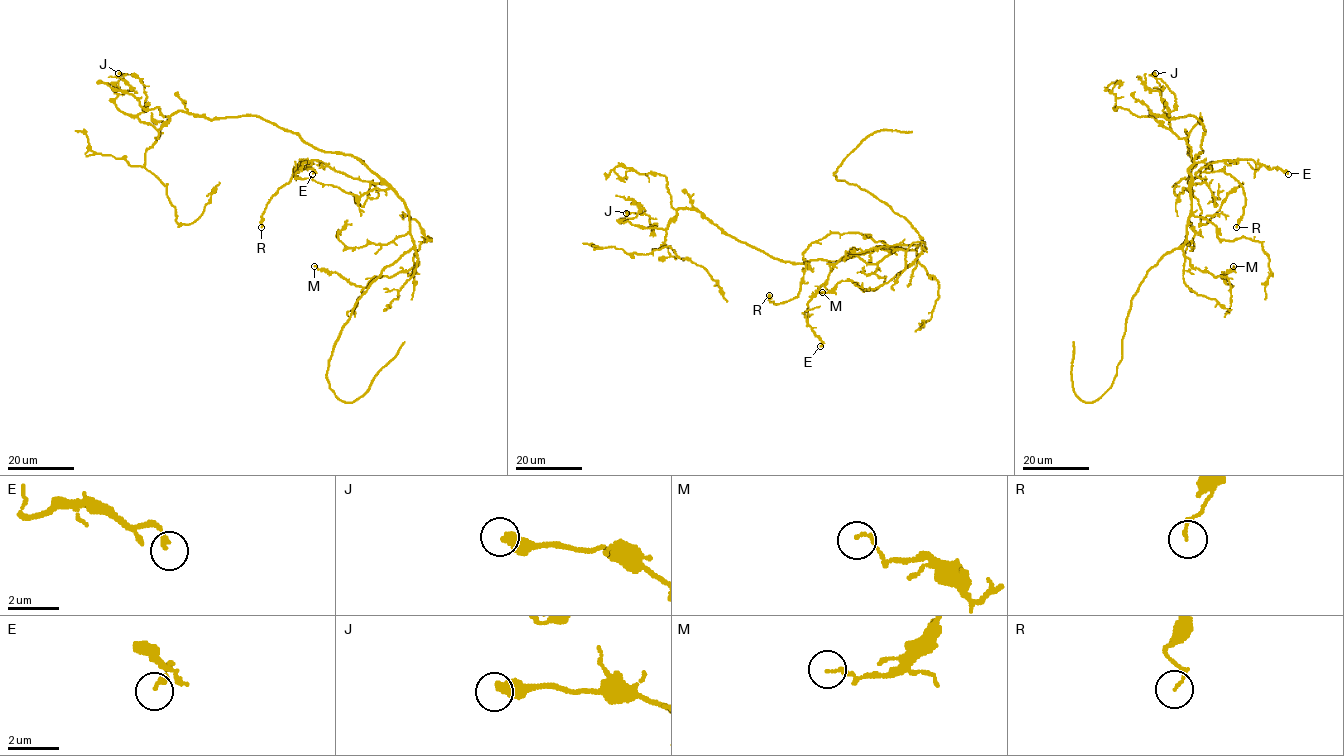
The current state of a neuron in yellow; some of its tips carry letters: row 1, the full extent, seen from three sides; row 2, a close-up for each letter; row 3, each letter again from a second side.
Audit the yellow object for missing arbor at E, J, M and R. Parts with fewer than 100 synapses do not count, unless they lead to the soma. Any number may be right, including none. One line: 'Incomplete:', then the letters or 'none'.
Incomplete: none

